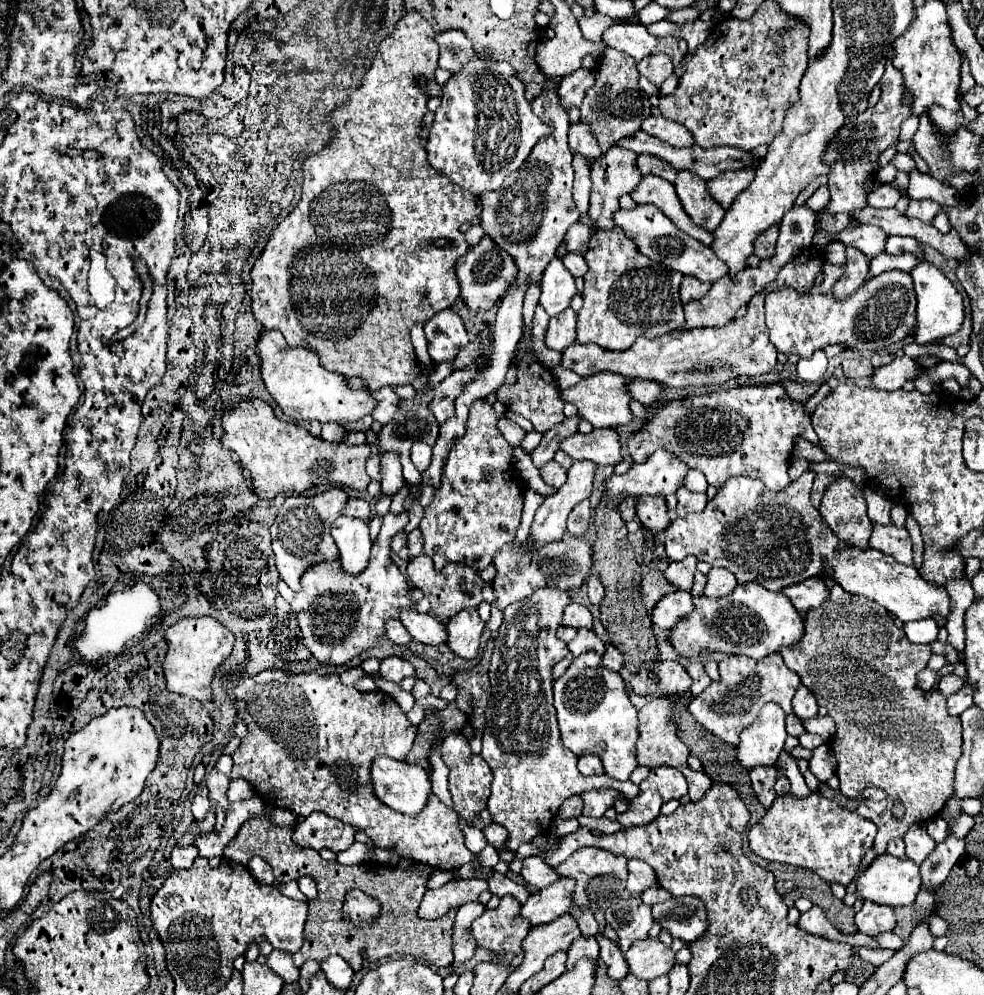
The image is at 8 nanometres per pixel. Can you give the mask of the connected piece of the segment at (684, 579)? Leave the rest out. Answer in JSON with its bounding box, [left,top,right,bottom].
[665,556,697,590]

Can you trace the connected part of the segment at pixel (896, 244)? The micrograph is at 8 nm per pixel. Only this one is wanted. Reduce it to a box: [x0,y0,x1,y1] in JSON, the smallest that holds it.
[885,236,925,260]

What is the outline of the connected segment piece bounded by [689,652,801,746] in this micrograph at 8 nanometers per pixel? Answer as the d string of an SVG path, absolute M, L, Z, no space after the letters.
M779 652L765 656L763 660L753 660L749 656L725 656L719 662L719 672L721 680L713 682L703 696L693 698L689 702L689 710L701 726L705 726L711 734L725 740L727 744L737 746L739 732L757 718L765 702L779 704L786 714L792 712L793 694L801 680L799 674L785 666Z

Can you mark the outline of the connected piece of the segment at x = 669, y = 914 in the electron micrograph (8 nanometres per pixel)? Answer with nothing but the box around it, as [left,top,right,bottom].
[651,898,707,942]

